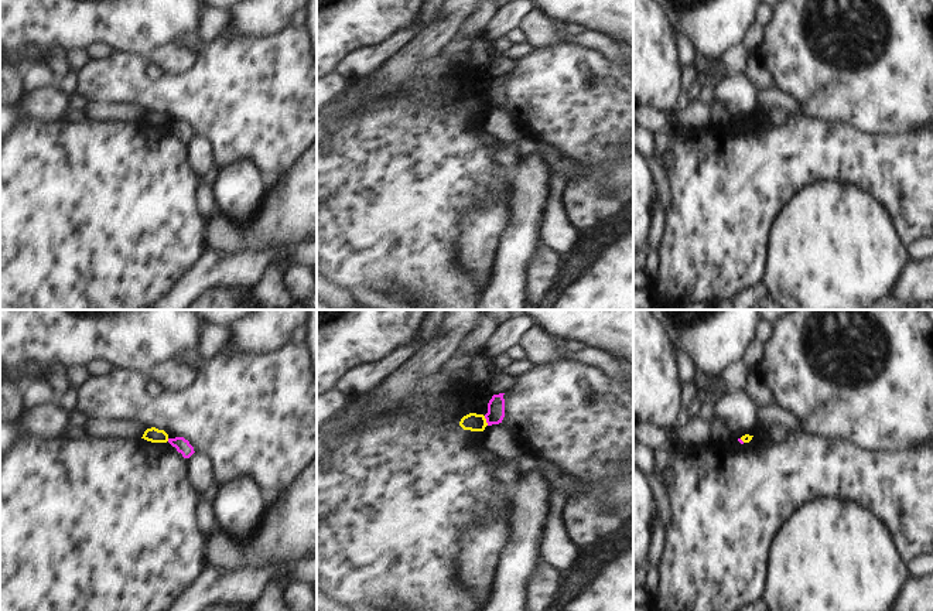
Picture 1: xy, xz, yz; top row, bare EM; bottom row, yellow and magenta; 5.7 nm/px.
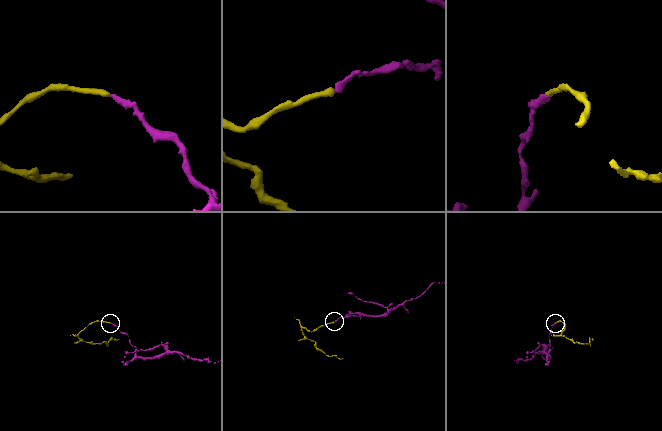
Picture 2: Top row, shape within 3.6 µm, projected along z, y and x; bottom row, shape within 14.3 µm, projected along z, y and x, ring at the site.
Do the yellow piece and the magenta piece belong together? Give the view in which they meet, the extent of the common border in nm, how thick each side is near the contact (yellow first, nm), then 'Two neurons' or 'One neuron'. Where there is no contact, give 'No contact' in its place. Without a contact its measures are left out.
Touches yellow in xz. Shared border 60 nm. Thickness 100 nm (yellow) against 100 nm. Two neurons.

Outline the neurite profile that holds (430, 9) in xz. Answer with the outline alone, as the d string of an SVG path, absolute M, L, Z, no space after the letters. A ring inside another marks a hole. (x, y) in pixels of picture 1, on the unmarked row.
M426 0L420 7L420 28L417 34L426 27L431 25L438 16L444 0Z

